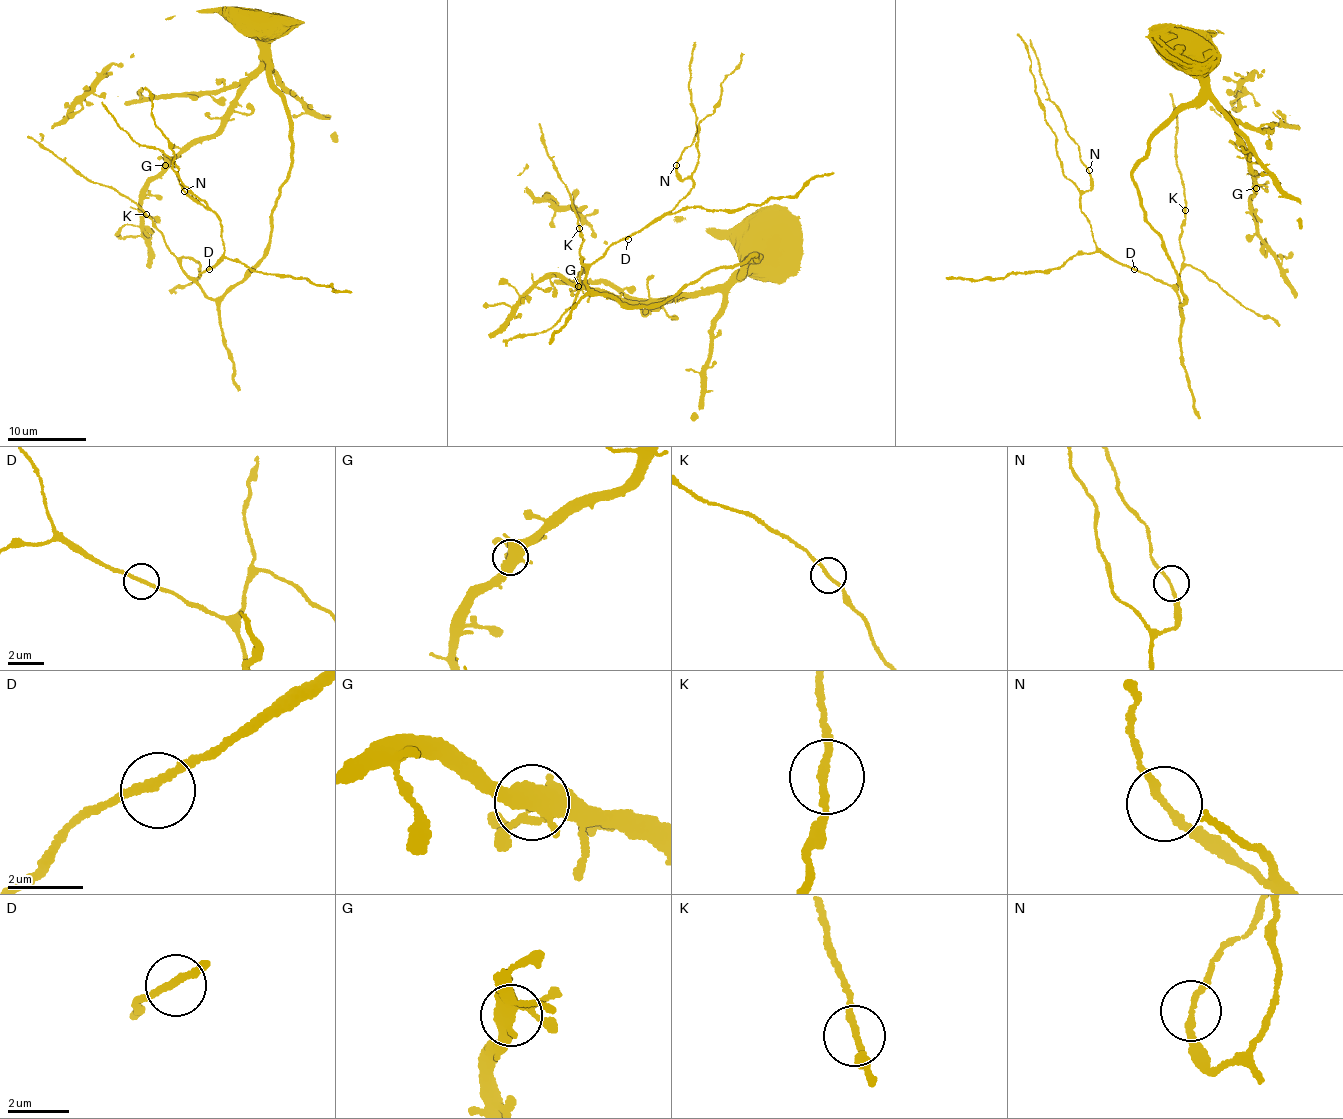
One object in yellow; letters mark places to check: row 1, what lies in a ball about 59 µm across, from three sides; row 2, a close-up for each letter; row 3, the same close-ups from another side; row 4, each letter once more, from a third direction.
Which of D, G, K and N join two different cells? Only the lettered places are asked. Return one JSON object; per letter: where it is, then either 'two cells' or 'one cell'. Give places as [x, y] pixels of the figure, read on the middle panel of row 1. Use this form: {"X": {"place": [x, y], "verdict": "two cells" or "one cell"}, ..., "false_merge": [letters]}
{"D": {"place": [628, 239], "verdict": "one cell"}, "G": {"place": [578, 286], "verdict": "one cell"}, "K": {"place": [579, 228], "verdict": "one cell"}, "N": {"place": [676, 165], "verdict": "one cell"}, "false_merge": []}

